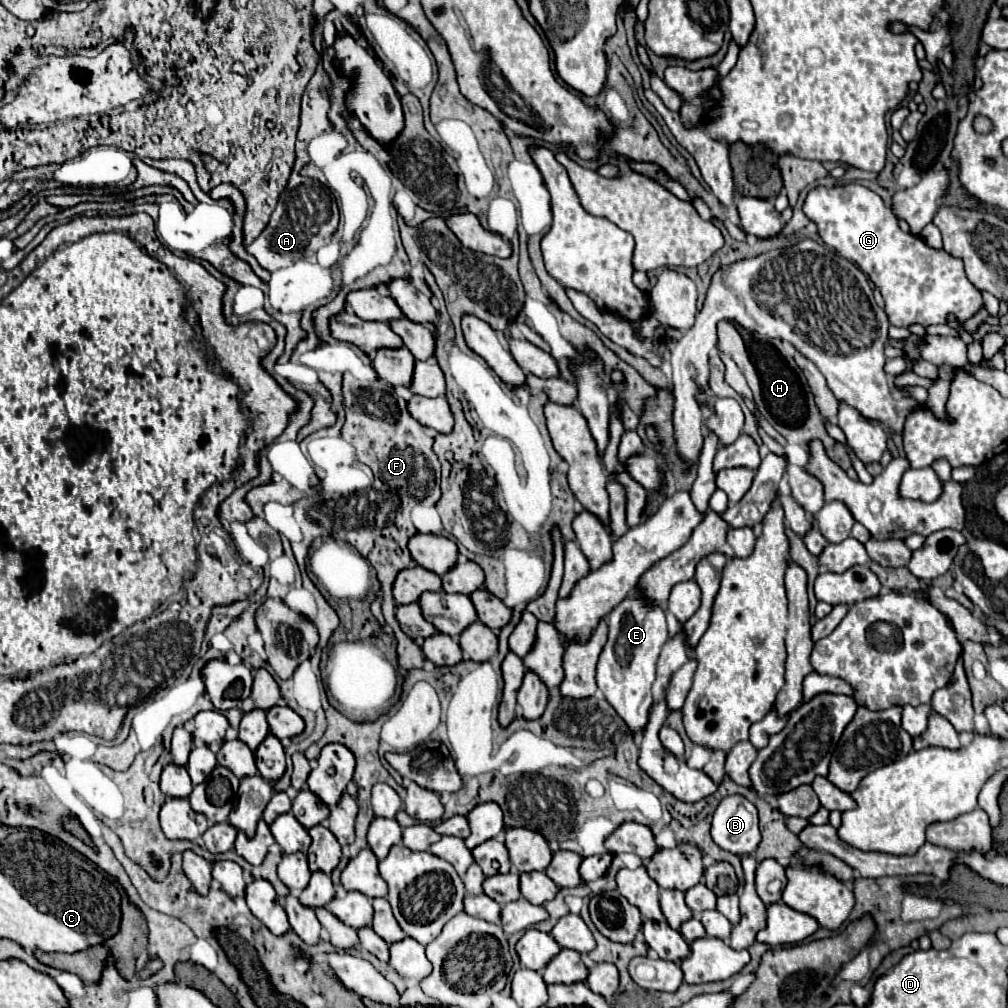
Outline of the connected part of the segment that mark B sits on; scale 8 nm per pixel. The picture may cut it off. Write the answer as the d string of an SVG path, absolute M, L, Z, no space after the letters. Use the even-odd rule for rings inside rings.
M738 794L724 796L714 812L710 836L720 848L736 856L754 852L760 842L756 806Z

